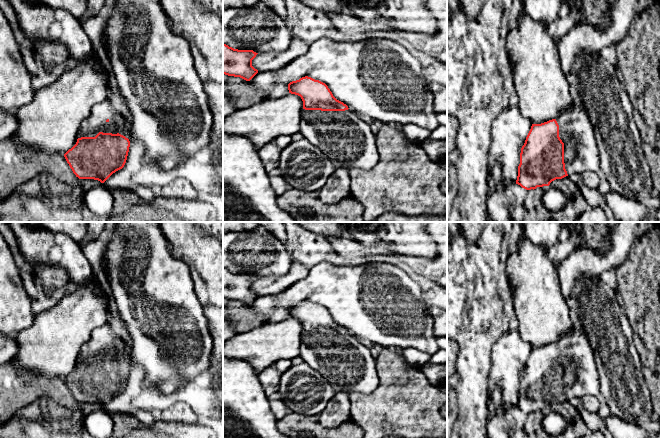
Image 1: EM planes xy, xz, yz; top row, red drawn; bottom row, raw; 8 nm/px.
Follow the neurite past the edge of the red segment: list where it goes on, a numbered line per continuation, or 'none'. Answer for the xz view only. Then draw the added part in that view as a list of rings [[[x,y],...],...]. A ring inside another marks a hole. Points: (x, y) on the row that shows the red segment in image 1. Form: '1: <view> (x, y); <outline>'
1: xz (347, 140); [[[350,109],[301,111],[303,138],[322,150],[336,169],[369,170],[379,162],[375,135]]]

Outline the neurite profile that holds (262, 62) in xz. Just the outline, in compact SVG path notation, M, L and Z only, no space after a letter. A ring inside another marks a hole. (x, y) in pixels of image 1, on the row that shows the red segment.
M296 36L292 37L289 48L283 53L261 53L252 60L258 72L277 70L307 52L309 45Z

